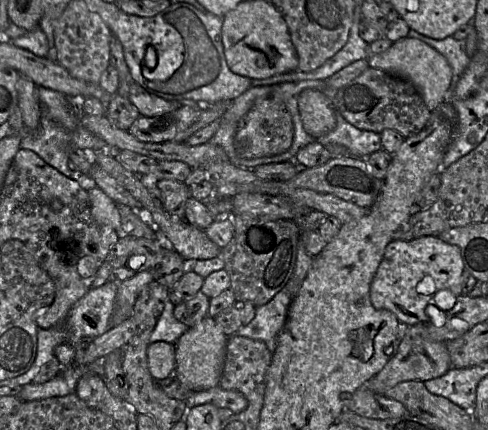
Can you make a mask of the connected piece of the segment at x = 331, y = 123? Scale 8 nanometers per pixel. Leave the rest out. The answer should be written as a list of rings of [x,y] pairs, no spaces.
[[[303,90],[298,96],[298,110],[304,130],[314,138],[327,134],[336,126],[333,103],[319,90]]]

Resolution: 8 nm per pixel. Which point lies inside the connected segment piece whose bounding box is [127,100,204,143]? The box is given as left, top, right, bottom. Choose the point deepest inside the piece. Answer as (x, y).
(158, 129)

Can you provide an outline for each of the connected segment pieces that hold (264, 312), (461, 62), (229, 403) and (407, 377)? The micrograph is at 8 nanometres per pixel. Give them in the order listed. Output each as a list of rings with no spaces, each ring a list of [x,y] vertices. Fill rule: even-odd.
[[[286,284],[268,303],[256,307],[256,313],[251,322],[241,327],[235,334],[263,341],[273,353],[278,334],[286,321],[290,303],[291,294]]]
[[[410,29],[408,37],[422,40],[442,54],[449,62],[453,73],[453,88],[456,81],[468,67],[470,58],[465,50],[465,41],[449,36],[442,40],[433,39]]]
[[[220,387],[204,391],[192,391],[185,403],[188,408],[210,403],[218,408],[227,408],[233,413],[240,413],[248,406],[248,401],[242,393],[234,390],[224,390]]]
[[[426,324],[404,326],[404,335],[395,353],[375,376],[361,388],[368,388],[375,393],[383,394],[388,388],[404,381],[420,380],[425,382],[442,376],[451,368],[451,361],[446,343],[434,340]]]

